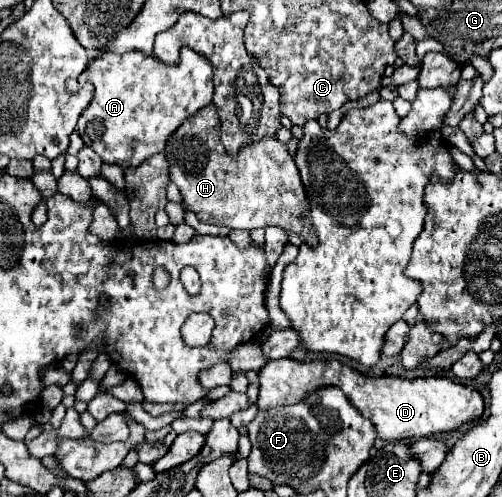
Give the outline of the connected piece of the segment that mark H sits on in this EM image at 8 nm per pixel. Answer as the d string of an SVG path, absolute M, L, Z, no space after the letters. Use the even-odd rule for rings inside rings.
M209 103L185 119L165 145L171 181L179 187L185 205L203 223L227 225L231 229L277 225L285 231L297 233L309 245L317 243L309 219L305 189L285 143L275 137L265 137L241 147L237 159L233 159L219 141L219 127L217 107L215 103Z

